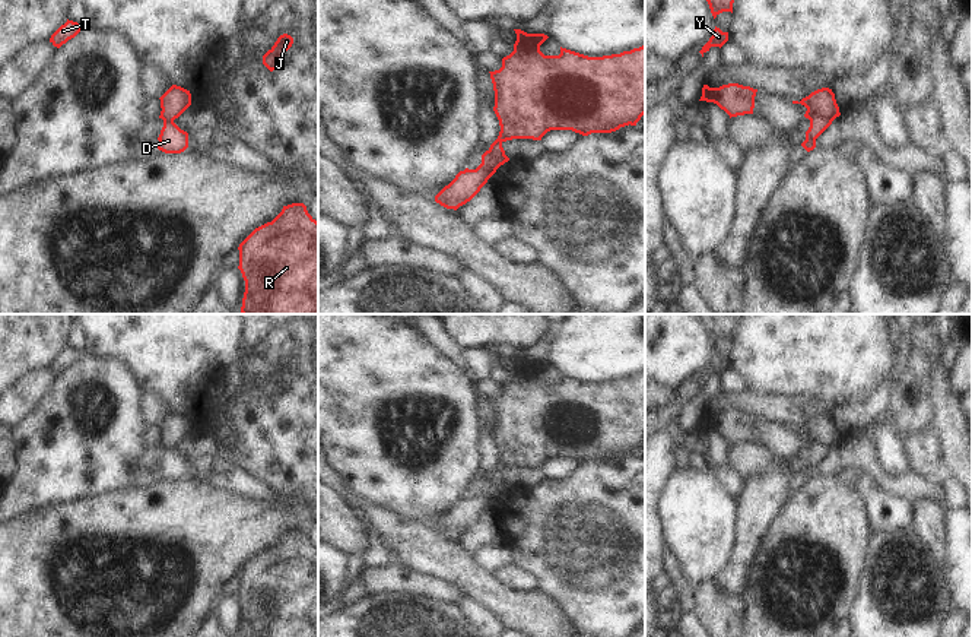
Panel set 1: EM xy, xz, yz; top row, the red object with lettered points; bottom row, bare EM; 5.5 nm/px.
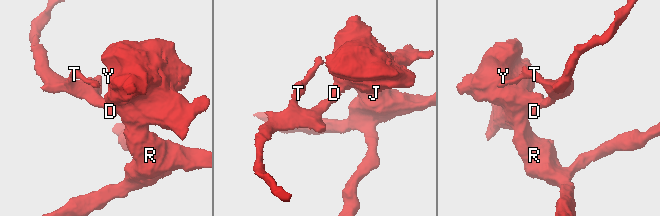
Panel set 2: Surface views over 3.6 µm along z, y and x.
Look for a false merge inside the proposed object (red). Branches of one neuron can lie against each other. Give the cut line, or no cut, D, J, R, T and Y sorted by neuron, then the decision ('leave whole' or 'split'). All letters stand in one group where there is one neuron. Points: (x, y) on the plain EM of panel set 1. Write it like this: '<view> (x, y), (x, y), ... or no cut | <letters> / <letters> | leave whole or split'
yz (838, 437), (832, 443), (813, 441), (809, 446) | D T / J R Y | split

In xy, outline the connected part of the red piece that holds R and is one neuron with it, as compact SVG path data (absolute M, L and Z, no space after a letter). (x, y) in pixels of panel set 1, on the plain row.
M304 530L283 533L271 548L255 555L238 574L245 608L241 637L318 637L318 549Z

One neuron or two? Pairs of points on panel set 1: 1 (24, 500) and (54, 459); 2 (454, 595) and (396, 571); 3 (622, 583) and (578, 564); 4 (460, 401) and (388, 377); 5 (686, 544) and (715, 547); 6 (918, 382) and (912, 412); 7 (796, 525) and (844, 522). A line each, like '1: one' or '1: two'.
1: one
2: one
3: one
4: one
5: one
6: one
7: one

